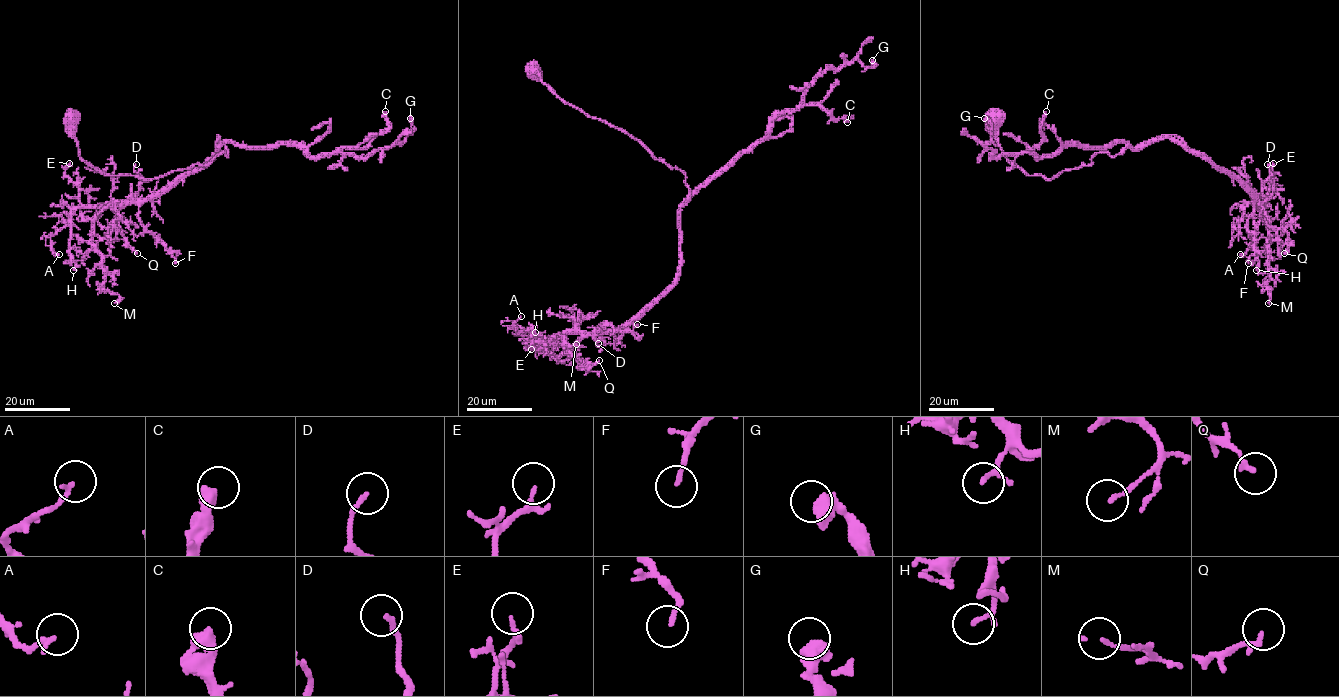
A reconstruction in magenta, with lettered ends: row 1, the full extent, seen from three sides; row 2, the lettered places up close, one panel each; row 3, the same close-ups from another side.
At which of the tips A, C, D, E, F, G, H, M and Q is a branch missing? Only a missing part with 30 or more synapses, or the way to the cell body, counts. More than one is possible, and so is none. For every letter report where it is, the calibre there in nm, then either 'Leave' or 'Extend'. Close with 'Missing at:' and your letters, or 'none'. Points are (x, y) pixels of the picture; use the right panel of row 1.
A: Place: (1240, 254). Thickness 180 nm. Leave
C: Place: (1046, 111). Thickness 440 nm. Leave
D: Place: (1267, 164). Thickness 170 nm. Leave
E: Place: (1273, 163). Thickness 130 nm. Leave
F: Place: (1248, 263). Thickness 150 nm. Leave
G: Place: (984, 118). Thickness 650 nm. Leave
H: Place: (1256, 270). Thickness 110 nm. Leave
M: Place: (1268, 303). Thickness 150 nm. Leave
Q: Place: (1284, 253). Thickness 190 nm. Leave
Missing at: none

